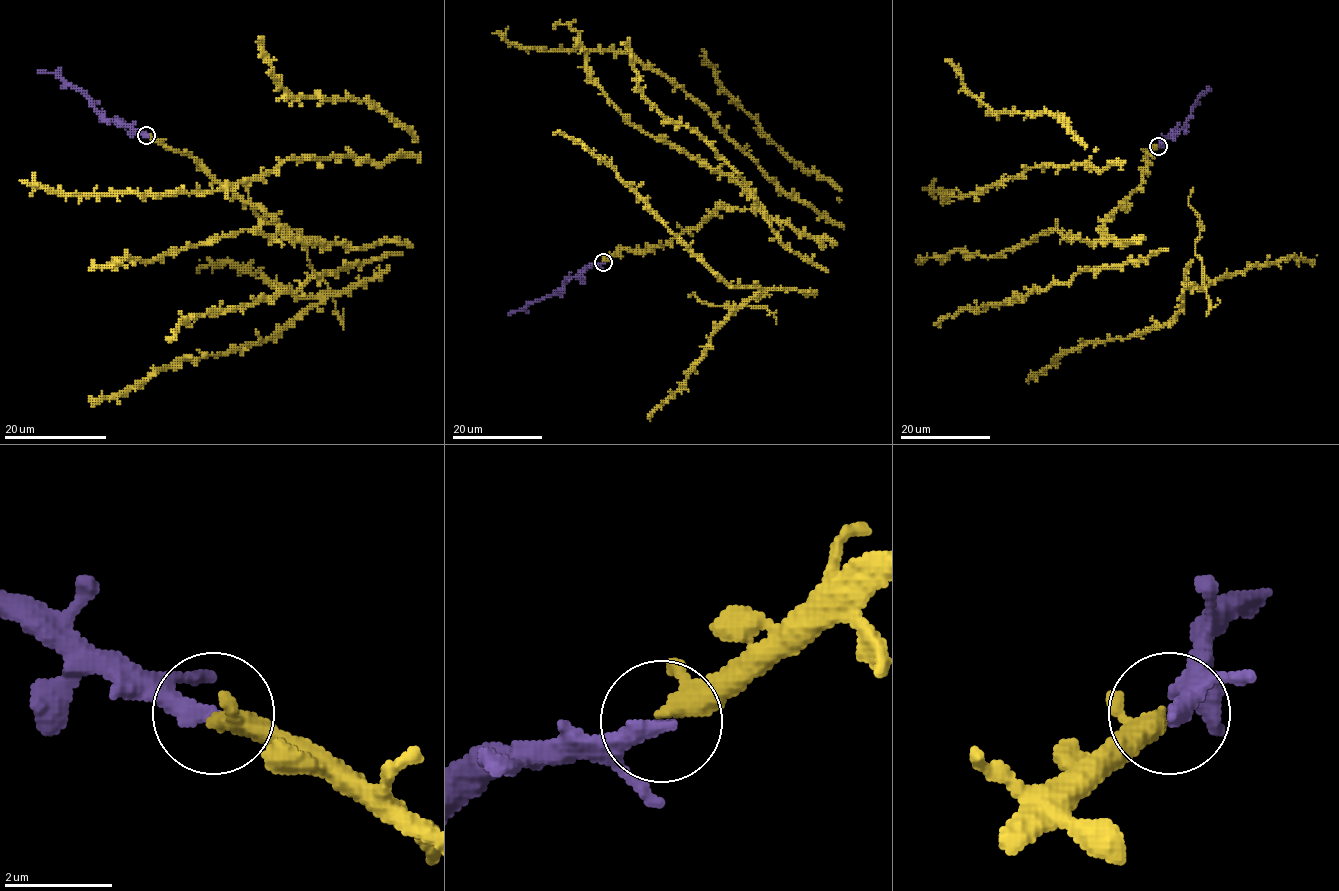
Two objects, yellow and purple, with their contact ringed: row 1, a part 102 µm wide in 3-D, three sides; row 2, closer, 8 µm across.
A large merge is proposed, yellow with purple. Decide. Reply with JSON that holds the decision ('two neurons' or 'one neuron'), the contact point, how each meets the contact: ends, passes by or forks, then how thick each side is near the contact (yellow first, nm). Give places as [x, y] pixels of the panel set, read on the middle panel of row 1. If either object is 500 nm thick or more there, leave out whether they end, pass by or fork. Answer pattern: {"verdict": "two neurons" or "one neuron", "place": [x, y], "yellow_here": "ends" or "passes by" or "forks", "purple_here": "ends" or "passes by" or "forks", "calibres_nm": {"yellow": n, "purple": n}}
{"verdict": "one neuron", "place": [603, 262], "yellow_here": "passes by", "purple_here": "ends", "calibres_nm": {"yellow": 280, "purple": 360}}

